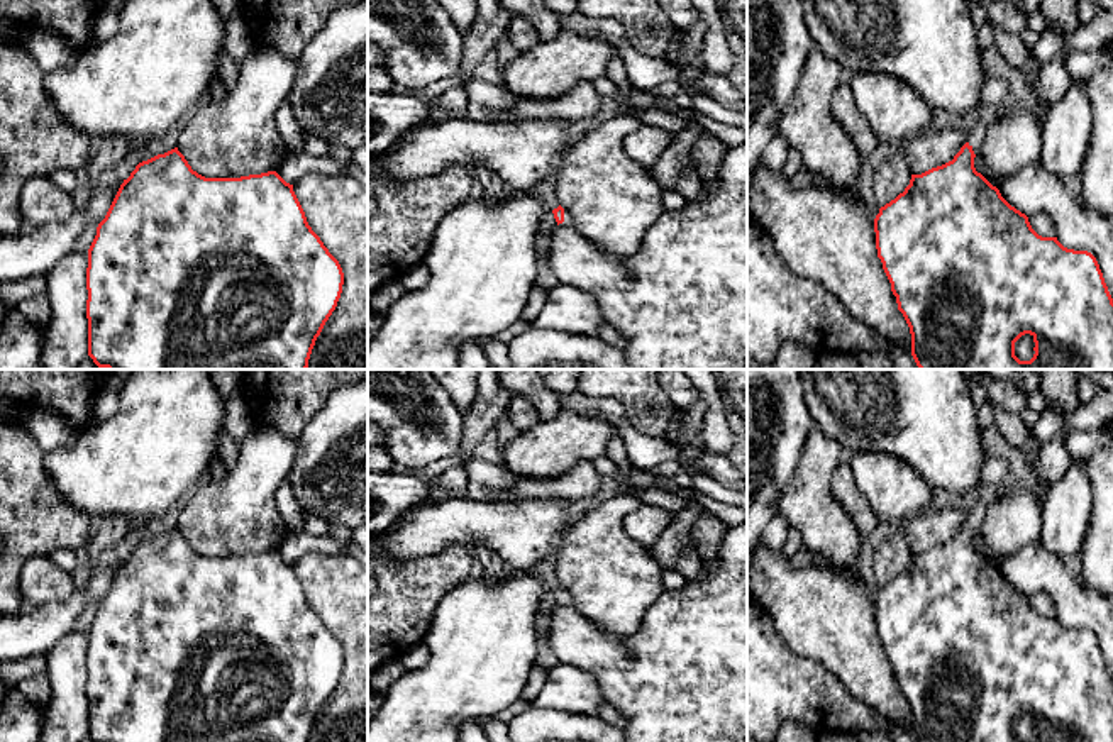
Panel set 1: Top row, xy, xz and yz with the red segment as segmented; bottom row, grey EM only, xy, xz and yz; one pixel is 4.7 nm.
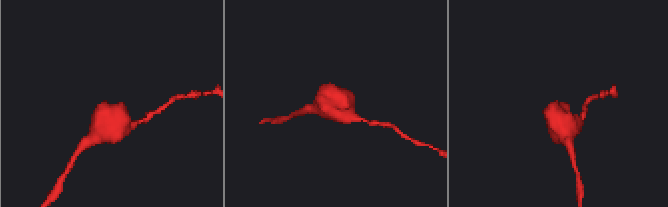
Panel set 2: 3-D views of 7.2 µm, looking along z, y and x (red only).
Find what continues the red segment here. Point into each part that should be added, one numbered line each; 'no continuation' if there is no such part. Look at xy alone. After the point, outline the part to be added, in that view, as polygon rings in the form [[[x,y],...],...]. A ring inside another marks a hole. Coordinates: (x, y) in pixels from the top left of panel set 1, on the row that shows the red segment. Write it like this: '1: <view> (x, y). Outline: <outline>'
no continuation

